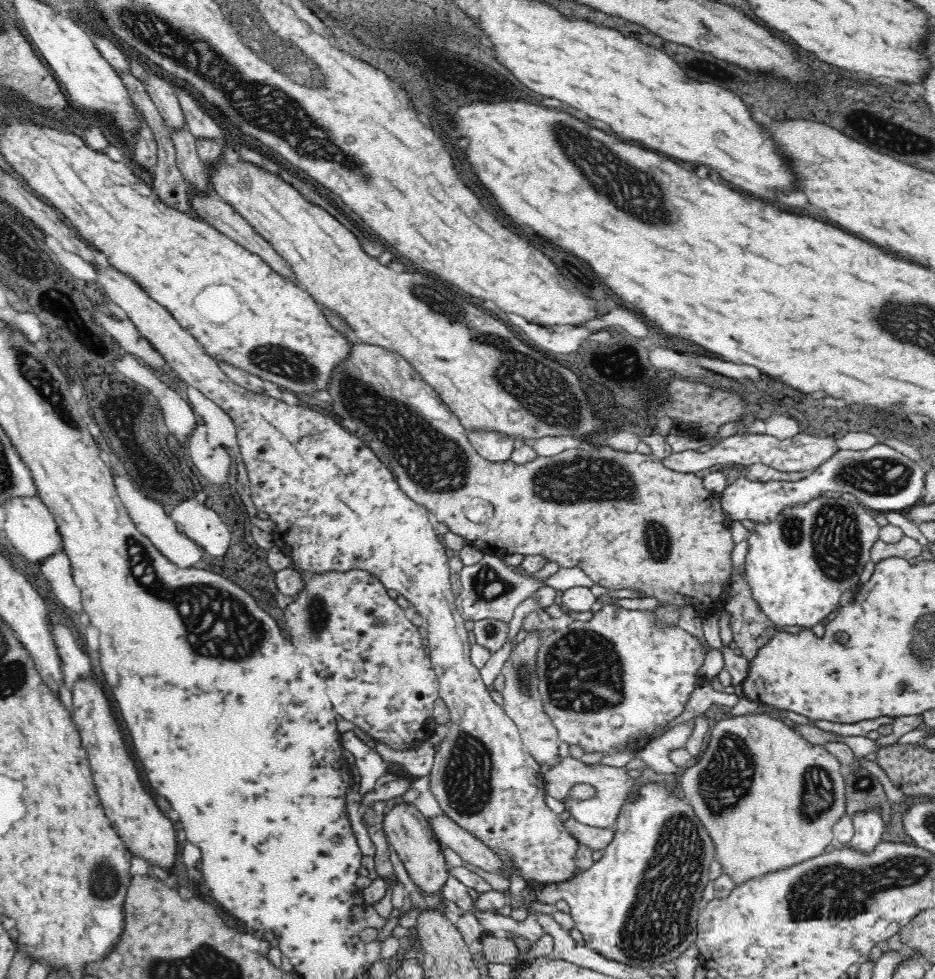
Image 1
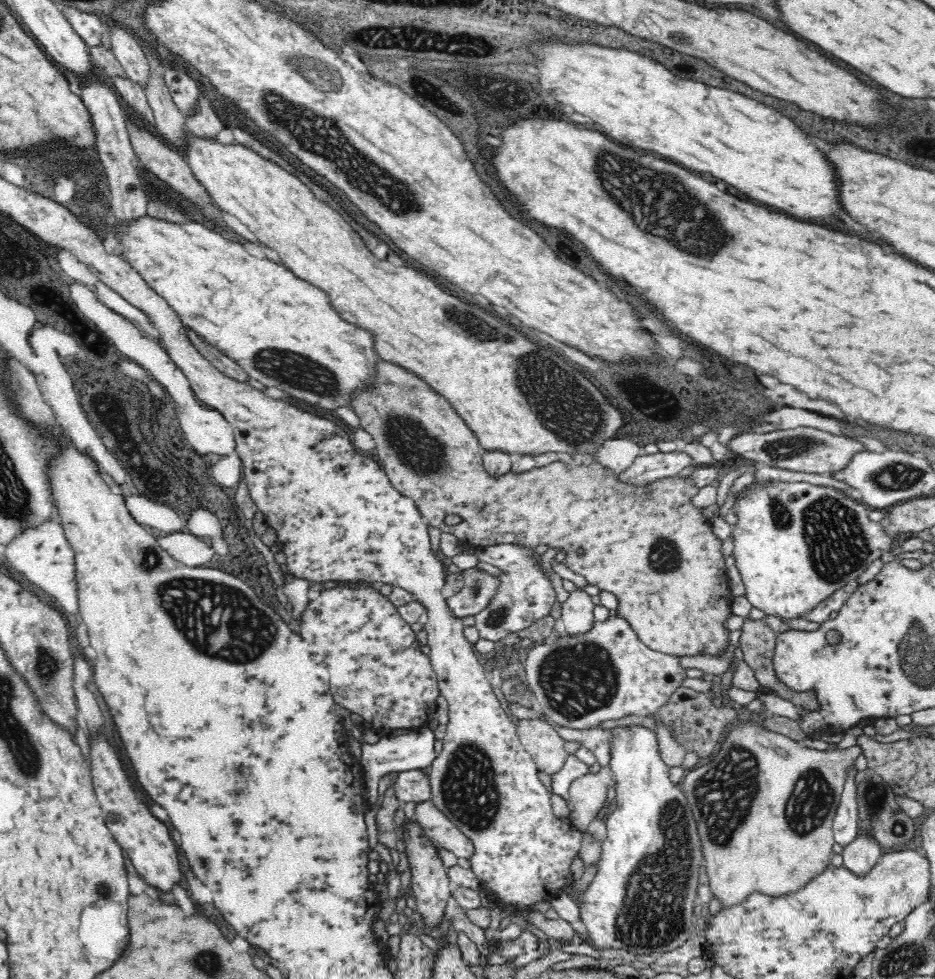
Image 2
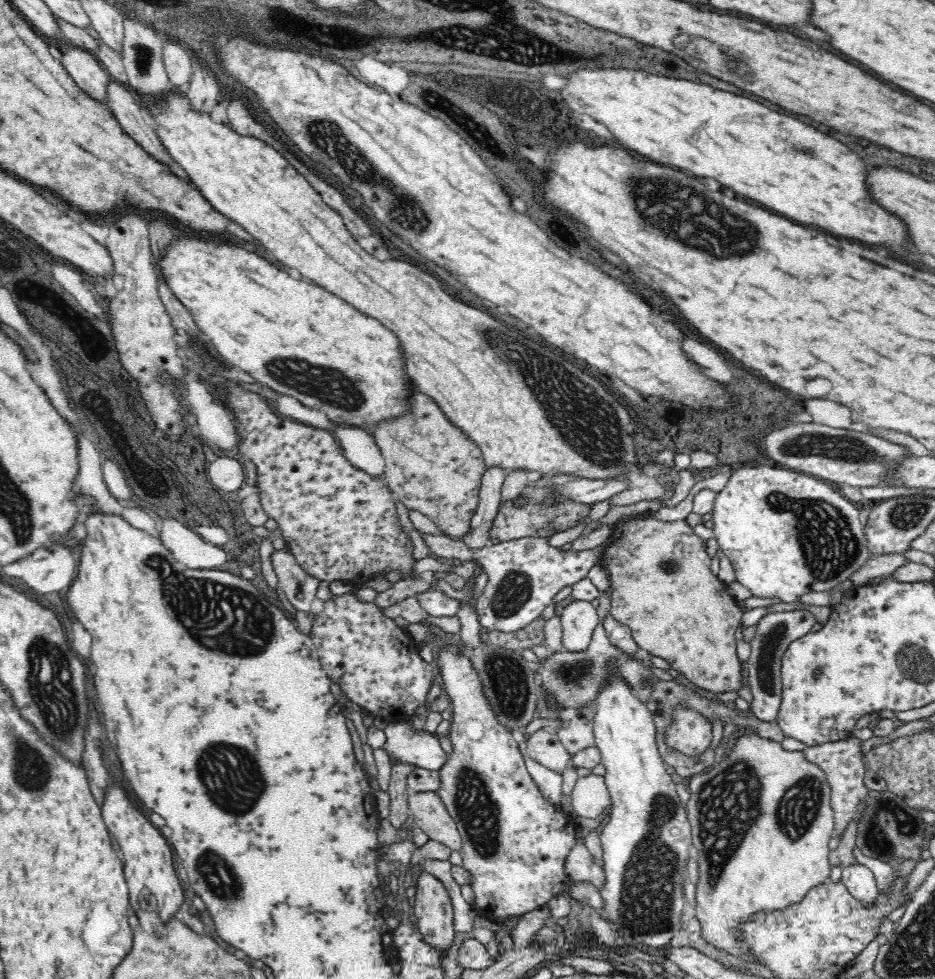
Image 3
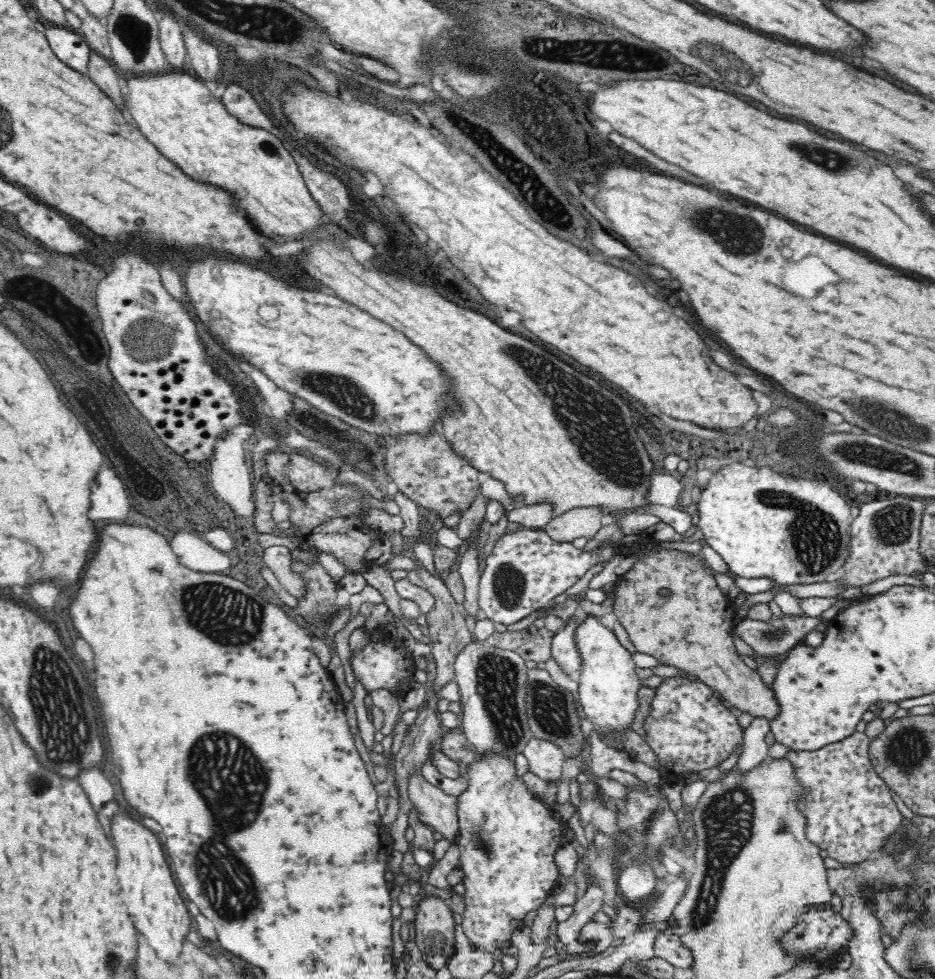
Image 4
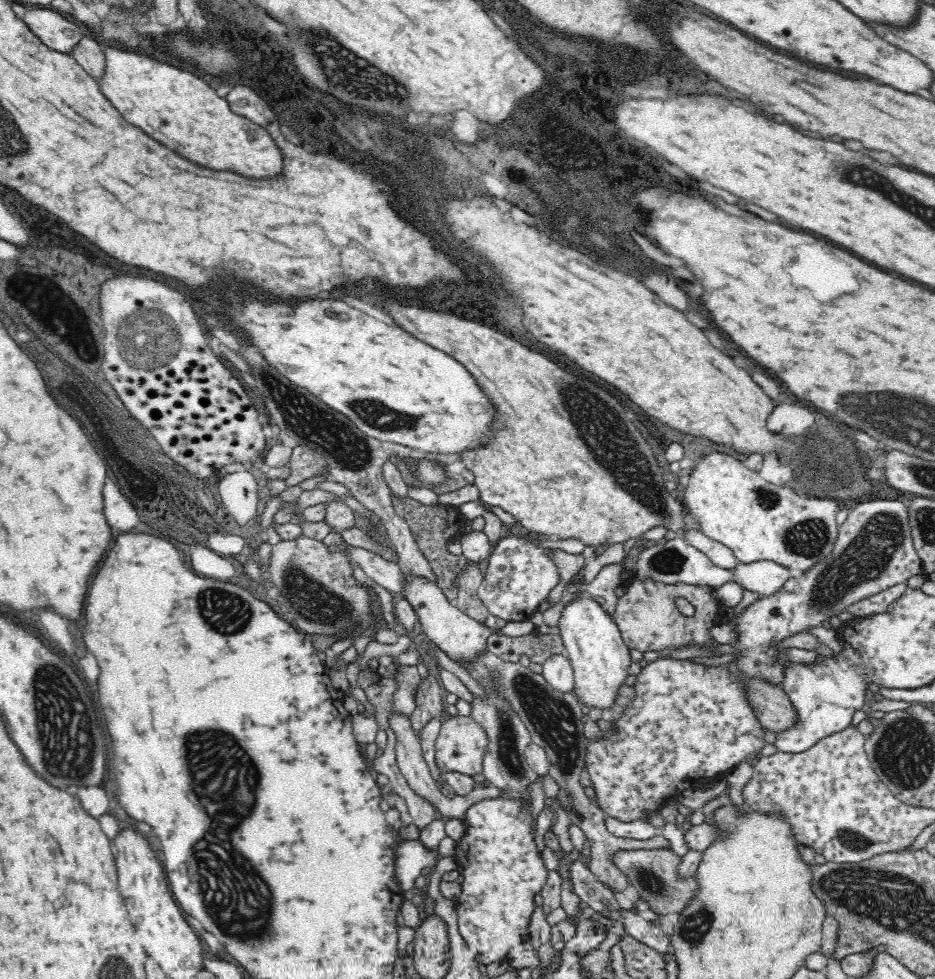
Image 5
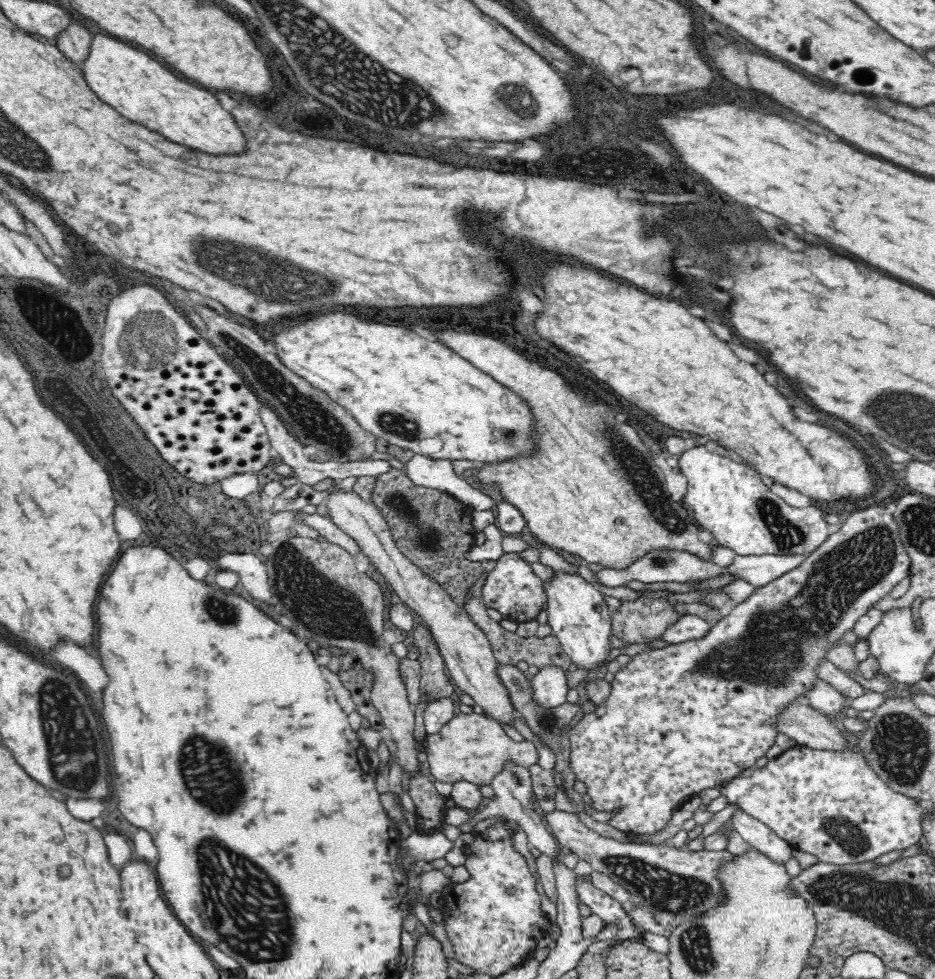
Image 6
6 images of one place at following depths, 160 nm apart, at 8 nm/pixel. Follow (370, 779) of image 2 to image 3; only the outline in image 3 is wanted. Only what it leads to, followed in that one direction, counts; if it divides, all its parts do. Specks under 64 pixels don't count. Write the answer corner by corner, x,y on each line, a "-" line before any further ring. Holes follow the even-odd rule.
392,722
386,726
384,752
394,764
409,764
426,770
437,771
447,754
440,746
436,733
416,729
412,722

